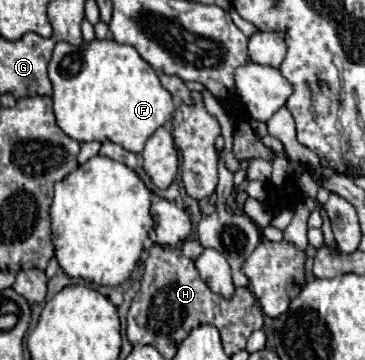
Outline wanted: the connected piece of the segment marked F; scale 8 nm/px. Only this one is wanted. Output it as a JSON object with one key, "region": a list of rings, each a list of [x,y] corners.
{"region":[[[93,40],[81,46],[59,42],[49,62],[53,108],[59,128],[77,142],[115,142],[139,154],[151,134],[175,112],[173,96],[161,86],[157,72],[133,46],[115,40]]]}

